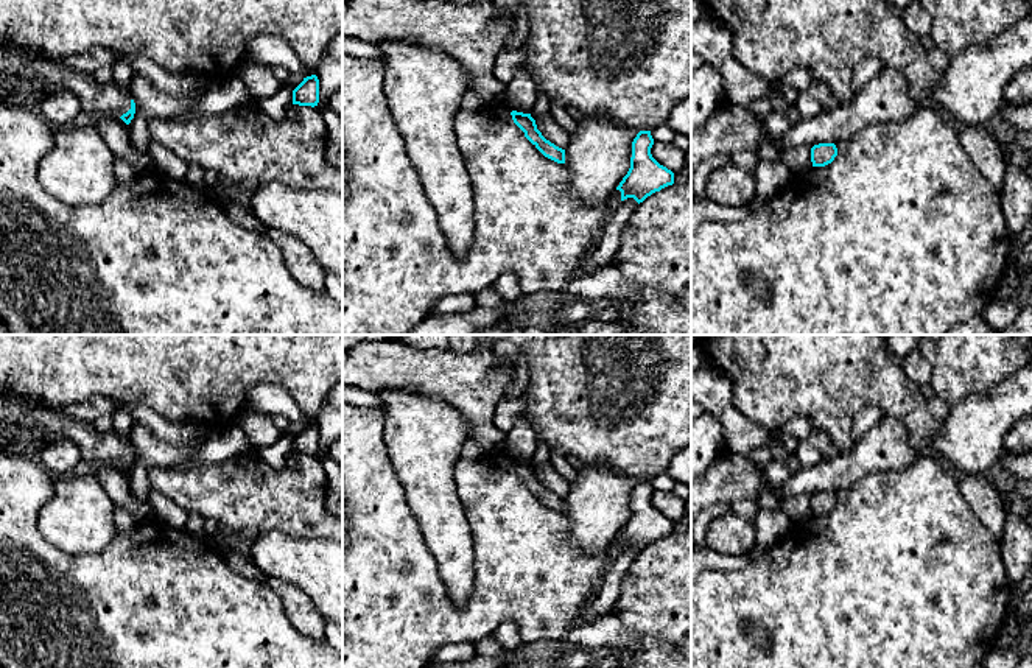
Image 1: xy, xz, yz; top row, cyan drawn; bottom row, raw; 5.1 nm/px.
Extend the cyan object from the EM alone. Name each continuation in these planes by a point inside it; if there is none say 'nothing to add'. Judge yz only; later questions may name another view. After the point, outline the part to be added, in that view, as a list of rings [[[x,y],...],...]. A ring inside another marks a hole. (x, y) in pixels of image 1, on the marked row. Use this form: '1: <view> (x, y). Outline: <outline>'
nothing to add

